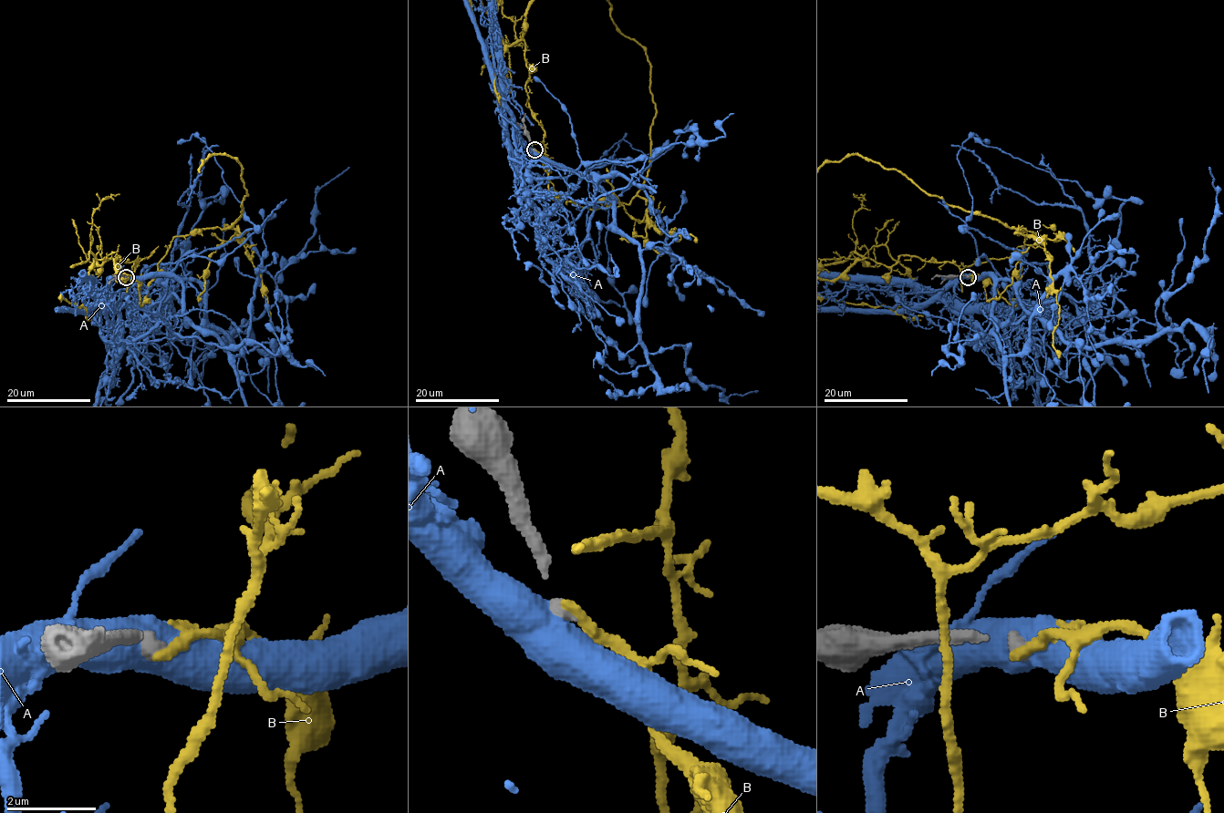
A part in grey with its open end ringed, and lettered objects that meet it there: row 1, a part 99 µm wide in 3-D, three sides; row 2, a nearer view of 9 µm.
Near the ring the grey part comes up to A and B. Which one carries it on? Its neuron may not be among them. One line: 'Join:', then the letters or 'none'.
Join: none

